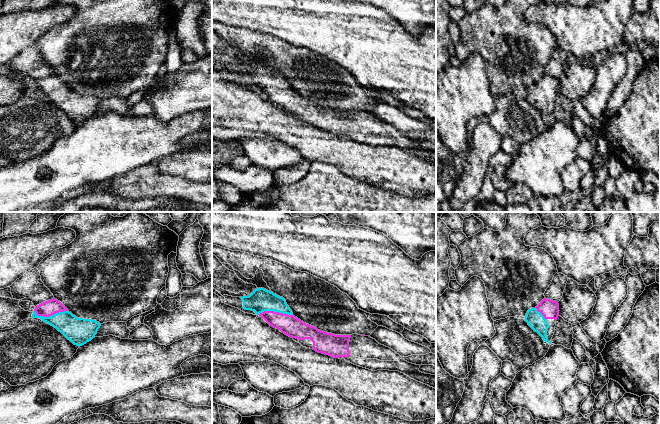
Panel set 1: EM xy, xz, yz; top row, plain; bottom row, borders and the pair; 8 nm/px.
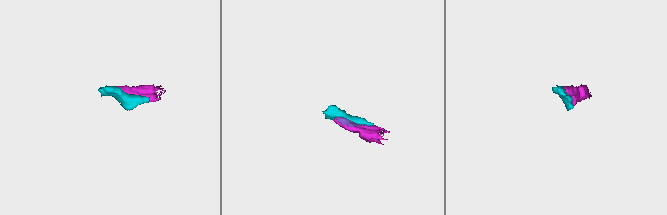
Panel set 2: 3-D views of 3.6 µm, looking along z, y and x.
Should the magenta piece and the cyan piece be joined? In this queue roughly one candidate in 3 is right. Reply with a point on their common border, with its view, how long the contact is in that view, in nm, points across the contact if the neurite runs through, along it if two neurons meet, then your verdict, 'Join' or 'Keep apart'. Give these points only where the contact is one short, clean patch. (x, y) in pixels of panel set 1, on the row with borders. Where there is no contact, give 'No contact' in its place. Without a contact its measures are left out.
Touches magenta at xy (50, 315). Shared border 280 nm. Join

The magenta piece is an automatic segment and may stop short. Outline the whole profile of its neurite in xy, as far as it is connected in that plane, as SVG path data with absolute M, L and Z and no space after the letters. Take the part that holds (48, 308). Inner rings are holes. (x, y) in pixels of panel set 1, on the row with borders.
M55 298L37 305L32 318L40 318L53 326L79 347L91 341L101 326L96 320L77 318Z

